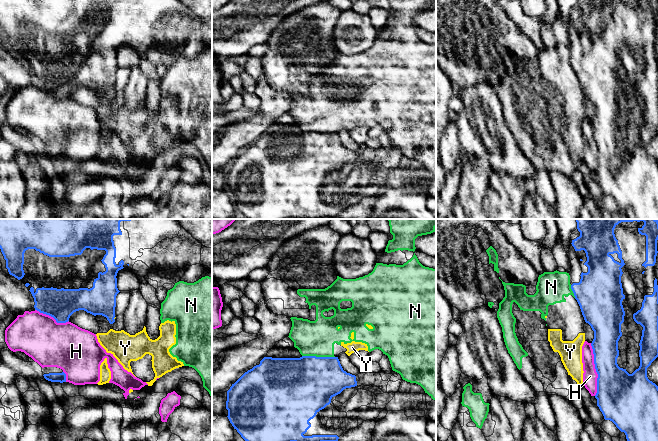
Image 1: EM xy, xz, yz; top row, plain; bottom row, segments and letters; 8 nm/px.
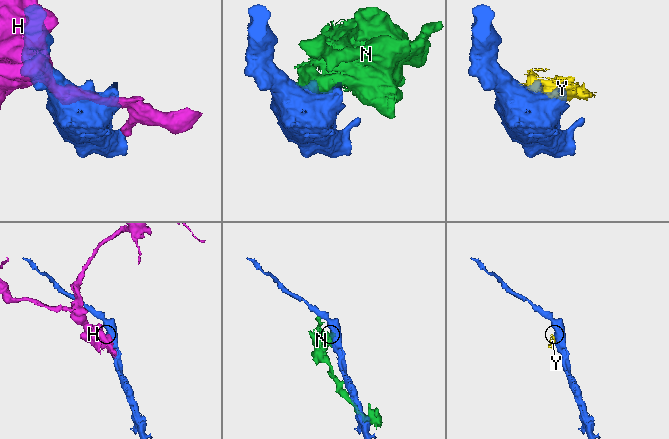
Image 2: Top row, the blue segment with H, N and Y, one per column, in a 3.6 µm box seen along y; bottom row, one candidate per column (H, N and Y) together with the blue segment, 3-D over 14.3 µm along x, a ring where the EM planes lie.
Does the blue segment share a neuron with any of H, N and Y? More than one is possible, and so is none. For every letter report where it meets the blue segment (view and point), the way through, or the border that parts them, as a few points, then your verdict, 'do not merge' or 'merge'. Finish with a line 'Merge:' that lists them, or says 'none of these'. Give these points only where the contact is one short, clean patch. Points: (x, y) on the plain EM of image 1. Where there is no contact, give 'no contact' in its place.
H: contact yz (595, 144); do not merge
N: contact xz (318, 133); border xz (302, 131), (334, 133); do not merge
Y: contact xy (114, 93); border xy (115, 93), (113, 94); do not merge
Merge: none of these

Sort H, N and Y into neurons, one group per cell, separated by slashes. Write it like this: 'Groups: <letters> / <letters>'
Groups: H / N Y

